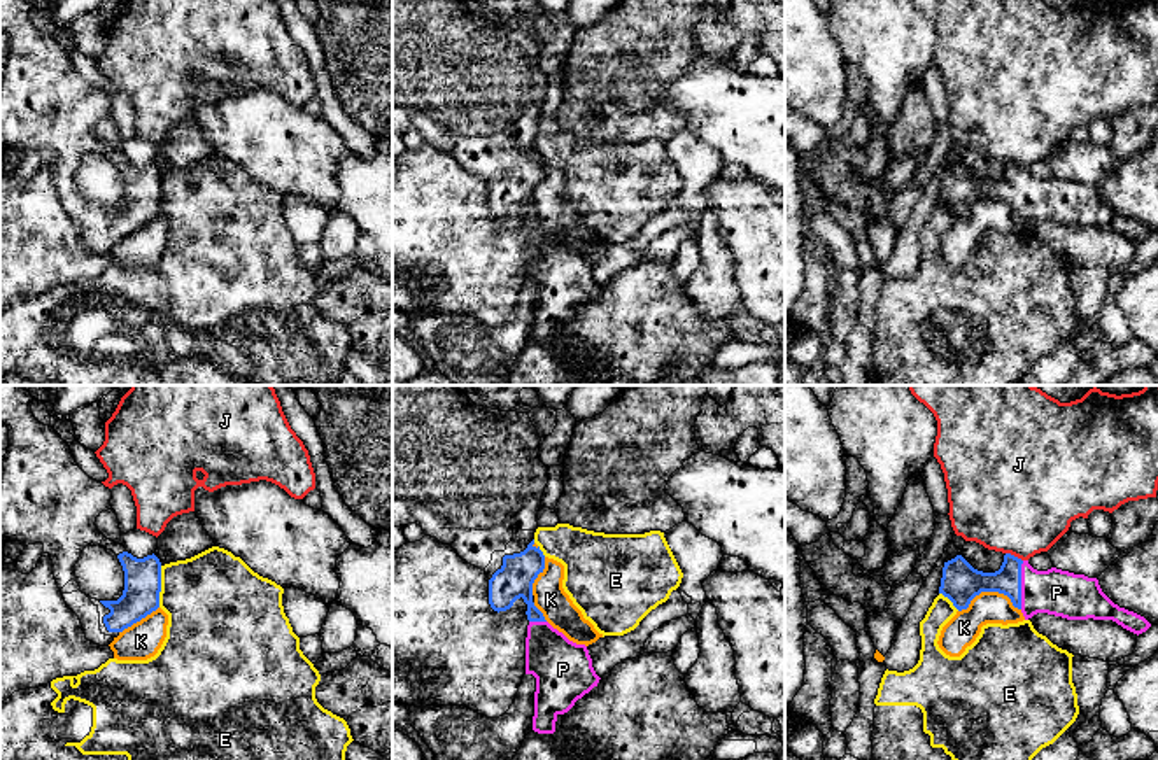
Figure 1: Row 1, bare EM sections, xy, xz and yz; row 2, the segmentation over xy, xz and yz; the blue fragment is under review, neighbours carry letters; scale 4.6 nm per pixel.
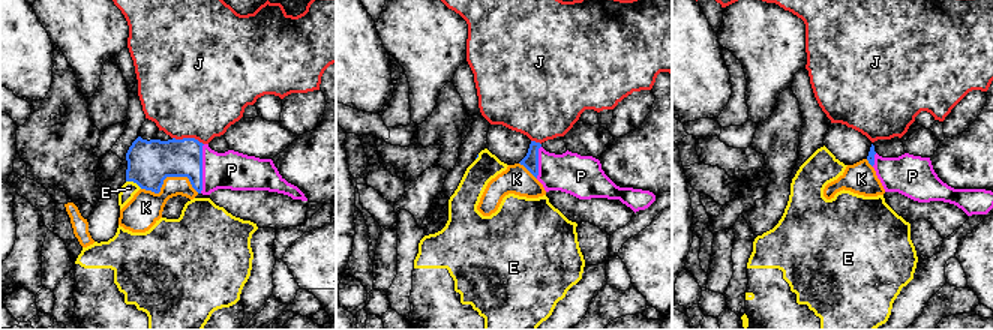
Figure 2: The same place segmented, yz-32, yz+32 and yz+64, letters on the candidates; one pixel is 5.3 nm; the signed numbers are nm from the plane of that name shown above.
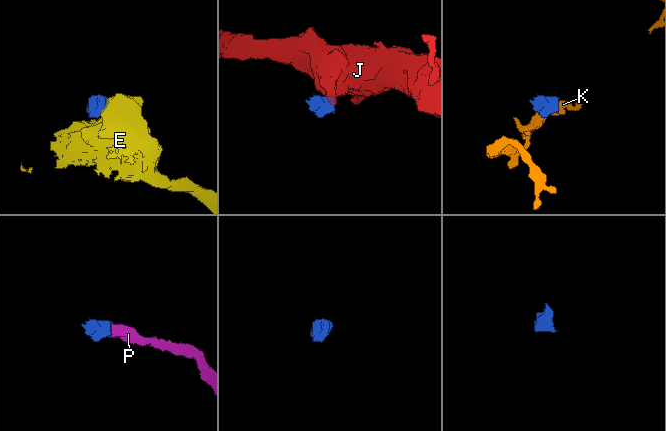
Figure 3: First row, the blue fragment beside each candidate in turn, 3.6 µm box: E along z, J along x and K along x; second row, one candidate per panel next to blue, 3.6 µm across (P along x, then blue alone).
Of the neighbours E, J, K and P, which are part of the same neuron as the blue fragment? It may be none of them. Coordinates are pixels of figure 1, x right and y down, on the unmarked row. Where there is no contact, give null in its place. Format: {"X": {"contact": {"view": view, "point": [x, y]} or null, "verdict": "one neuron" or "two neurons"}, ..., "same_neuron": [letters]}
{"E": {"contact": {"view": "xy", "point": [160, 195]}, "verdict": "two neurons"}, "J": {"contact": {"view": "yz", "point": [1013, 163]}, "verdict": "two neurons"}, "K": {"contact": {"view": "yz", "point": [988, 198]}, "verdict": "two neurons"}, "P": {"contact": {"view": "yz", "point": [1020, 193]}, "verdict": "one neuron"}, "same_neuron": ["P"]}

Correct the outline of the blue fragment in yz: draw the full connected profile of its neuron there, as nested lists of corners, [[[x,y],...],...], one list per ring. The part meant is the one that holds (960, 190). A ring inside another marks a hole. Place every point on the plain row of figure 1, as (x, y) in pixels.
[[[1011,161],[995,180],[974,177],[962,163],[944,170],[939,201],[962,219],[981,200],[999,200],[1011,207],[1025,228],[1048,221],[1067,228],[1112,228],[1123,236],[1142,242],[1151,231],[1114,212],[1100,196],[1097,186],[1051,175],[1034,177],[1028,168]]]

